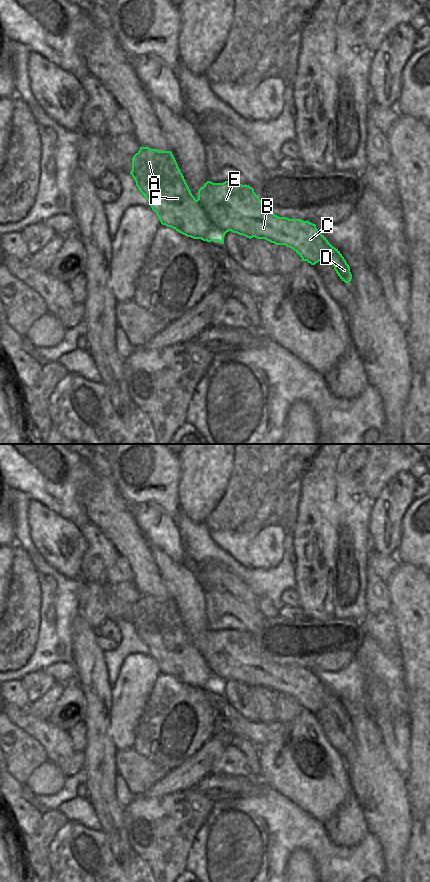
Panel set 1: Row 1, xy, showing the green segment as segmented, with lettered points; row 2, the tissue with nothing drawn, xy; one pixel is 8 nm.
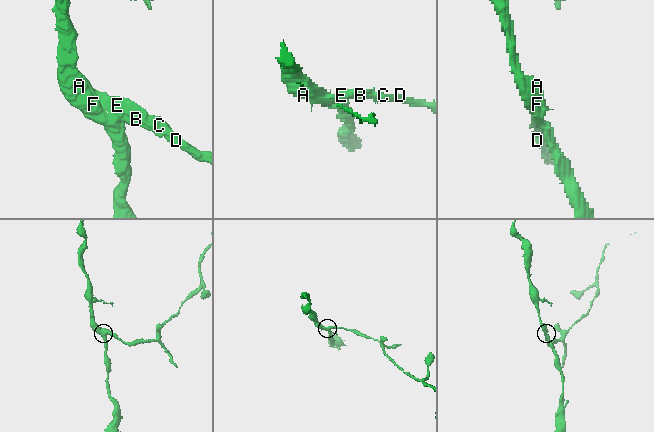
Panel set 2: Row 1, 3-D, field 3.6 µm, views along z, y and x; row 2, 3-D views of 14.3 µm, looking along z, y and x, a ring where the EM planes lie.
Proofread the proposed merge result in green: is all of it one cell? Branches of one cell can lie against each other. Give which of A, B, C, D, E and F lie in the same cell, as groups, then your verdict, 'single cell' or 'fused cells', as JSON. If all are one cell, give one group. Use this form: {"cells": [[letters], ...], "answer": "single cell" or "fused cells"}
{"cells": [["A", "F"], ["B", "C", "D", "E"]], "answer": "fused cells"}

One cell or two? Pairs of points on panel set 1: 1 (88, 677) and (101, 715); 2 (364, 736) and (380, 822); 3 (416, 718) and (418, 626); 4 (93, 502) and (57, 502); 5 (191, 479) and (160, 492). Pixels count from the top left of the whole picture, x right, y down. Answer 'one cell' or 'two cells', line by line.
1: one cell
2: one cell
3: one cell
4: two cells
5: two cells

